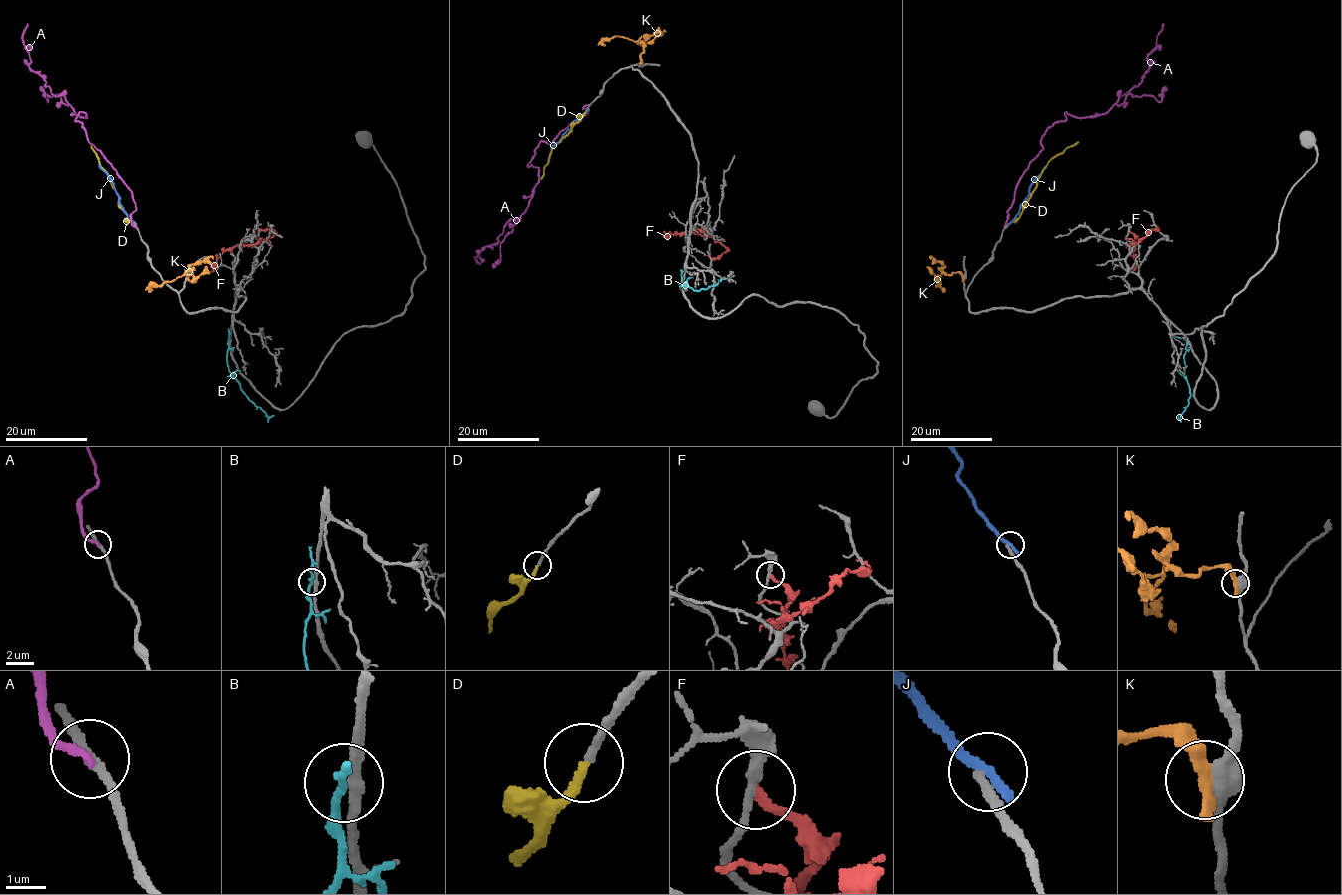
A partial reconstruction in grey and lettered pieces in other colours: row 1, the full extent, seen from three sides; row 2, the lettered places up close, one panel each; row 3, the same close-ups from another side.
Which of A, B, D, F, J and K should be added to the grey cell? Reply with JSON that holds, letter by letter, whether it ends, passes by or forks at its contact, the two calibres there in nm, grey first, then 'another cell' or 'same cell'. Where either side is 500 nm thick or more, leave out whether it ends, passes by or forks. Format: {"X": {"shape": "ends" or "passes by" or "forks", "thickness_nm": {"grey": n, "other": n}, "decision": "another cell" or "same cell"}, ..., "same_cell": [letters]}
{"A": {"shape": "ends", "thickness_nm": {"grey": 220, "other": 200}, "decision": "another cell"}, "B": {"shape": "passes by", "thickness_nm": {"grey": 240, "other": 150}, "decision": "another cell"}, "D": {"shape": "ends", "thickness_nm": {"grey": 200, "other": 220}, "decision": "same cell"}, "F": {"shape": "ends", "thickness_nm": {"grey": 240, "other": 260}, "decision": "another cell"}, "J": {"shape": "ends", "thickness_nm": {"grey": 220, "other": 280}, "decision": "another cell"}, "K": {"shape": "ends", "thickness_nm": {"grey": 440, "other": 460}, "decision": "another cell"}, "same_cell": ["D"]}

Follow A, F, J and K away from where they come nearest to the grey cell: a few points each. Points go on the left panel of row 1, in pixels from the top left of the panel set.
A: (136, 227), (132, 191), (75, 120), (86, 115), (77, 115), (29, 66), (28, 23)
F: (253, 230), (254, 235), (242, 245), (267, 240), (274, 232), (254, 226)
J: (134, 222), (119, 202), (114, 183), (98, 164)
K: (187, 277), (188, 272), (190, 274), (185, 271), (172, 280), (145, 290)

